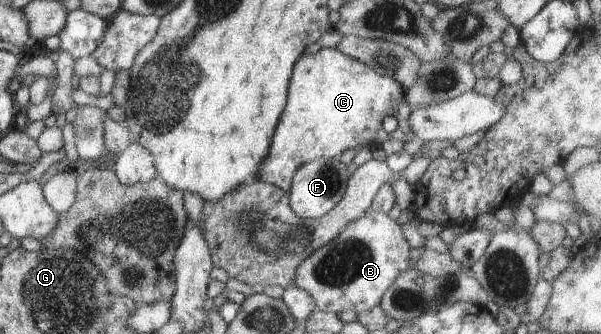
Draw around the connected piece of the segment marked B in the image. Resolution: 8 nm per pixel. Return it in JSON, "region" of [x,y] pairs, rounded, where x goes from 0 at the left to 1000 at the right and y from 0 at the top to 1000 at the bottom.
{"region":[[[612,629],[597,656],[584,662],[557,716],[521,751],[494,799],[484,859],[511,871],[524,901],[526,928],[601,940],[629,919],[647,853],[684,805],[681,749],[664,668],[644,638]]]}

